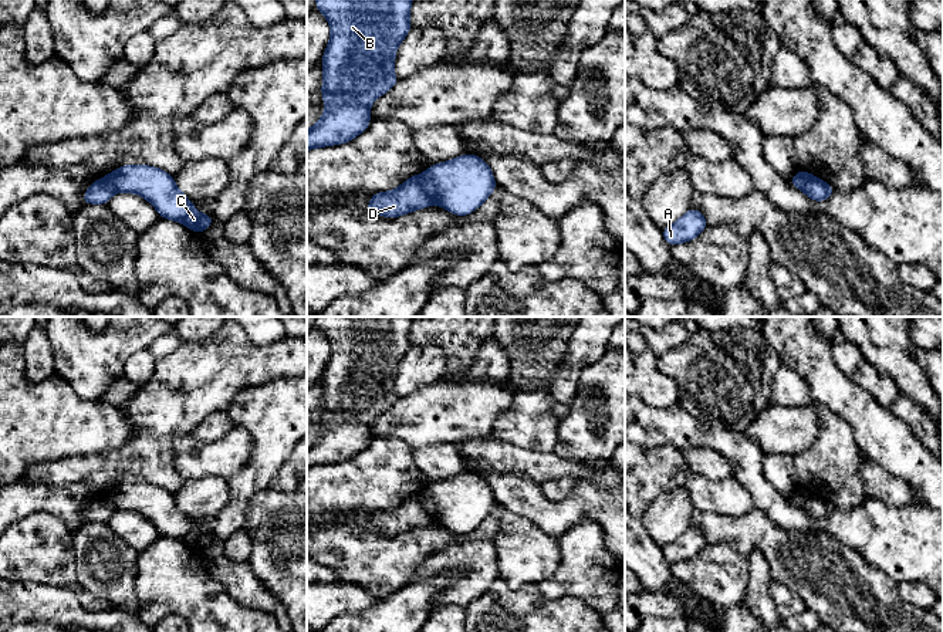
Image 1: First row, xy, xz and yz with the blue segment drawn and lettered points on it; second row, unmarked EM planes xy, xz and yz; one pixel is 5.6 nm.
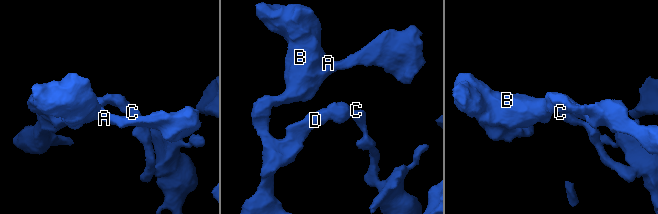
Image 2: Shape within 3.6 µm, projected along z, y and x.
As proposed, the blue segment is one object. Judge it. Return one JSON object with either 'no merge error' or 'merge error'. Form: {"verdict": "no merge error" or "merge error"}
{"verdict": "merge error"}

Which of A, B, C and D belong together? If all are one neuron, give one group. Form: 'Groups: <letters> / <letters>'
Groups: A B D / C

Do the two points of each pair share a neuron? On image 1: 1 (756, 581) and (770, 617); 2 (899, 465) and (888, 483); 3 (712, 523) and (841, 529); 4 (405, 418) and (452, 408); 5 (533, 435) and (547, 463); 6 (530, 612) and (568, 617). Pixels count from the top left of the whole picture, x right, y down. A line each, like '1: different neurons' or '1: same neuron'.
1: same neuron
2: different neurons
3: different neurons
4: same neuron
5: different neurons
6: same neuron

